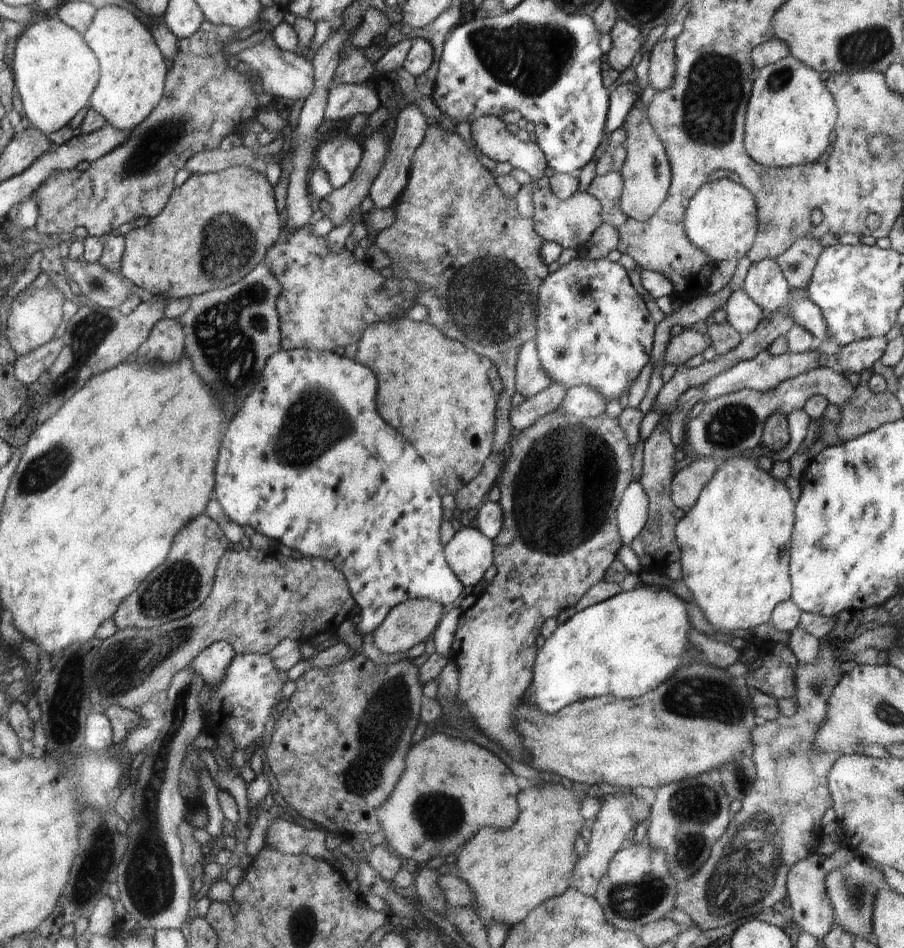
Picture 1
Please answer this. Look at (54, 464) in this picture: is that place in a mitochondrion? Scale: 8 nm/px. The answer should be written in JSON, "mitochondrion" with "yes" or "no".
{"mitochondrion":"yes"}

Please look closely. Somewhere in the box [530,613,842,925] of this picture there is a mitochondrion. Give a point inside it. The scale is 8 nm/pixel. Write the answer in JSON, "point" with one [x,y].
{"point":[745,876]}

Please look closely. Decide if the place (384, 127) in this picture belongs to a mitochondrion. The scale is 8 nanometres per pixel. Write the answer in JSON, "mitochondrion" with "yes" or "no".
{"mitochondrion":"no"}

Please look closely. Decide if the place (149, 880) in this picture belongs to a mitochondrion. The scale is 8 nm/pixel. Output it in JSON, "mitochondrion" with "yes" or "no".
{"mitochondrion":"yes"}

